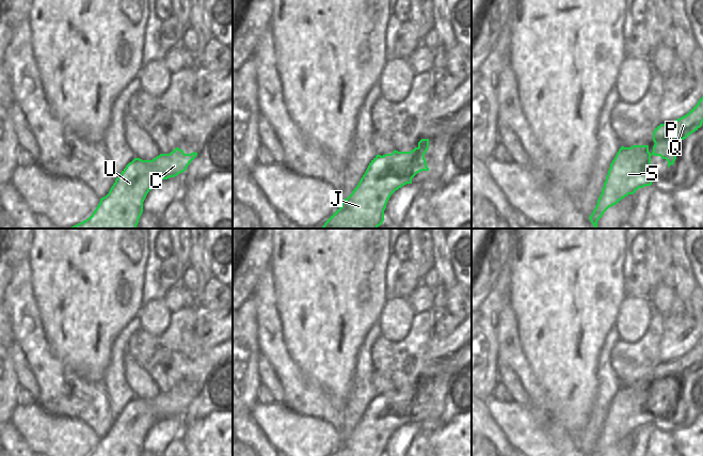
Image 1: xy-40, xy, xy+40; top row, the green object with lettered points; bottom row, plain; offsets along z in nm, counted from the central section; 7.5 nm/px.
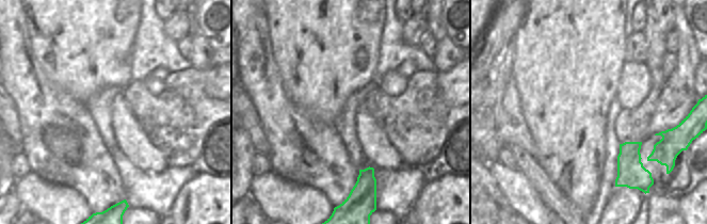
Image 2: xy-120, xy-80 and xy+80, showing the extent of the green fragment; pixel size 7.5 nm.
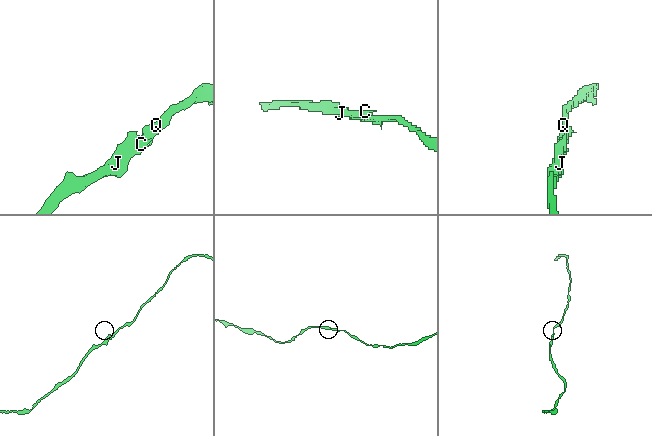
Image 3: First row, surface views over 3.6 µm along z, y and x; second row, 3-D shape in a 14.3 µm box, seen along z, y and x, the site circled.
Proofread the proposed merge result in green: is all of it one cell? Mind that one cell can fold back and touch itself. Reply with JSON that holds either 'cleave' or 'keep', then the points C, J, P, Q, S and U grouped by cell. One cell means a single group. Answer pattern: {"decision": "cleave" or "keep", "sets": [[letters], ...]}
{"decision": "keep", "sets": [["C", "J", "P", "Q", "S", "U"]]}

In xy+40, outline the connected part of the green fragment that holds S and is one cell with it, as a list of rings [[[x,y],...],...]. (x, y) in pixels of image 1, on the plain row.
[[[703,335],[686,355],[655,367],[652,392],[649,391],[649,384],[621,386],[610,403],[602,433],[590,456],[602,456],[609,446],[628,434],[634,434],[639,427],[651,425],[655,413],[651,395],[666,398],[668,407],[674,404],[676,390],[671,383],[689,376],[702,365],[702,362]]]

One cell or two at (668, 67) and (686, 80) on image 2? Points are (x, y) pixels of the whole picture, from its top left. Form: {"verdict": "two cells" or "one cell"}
{"verdict": "two cells"}

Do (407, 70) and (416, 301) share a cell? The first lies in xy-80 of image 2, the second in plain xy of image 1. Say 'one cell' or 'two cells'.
one cell

